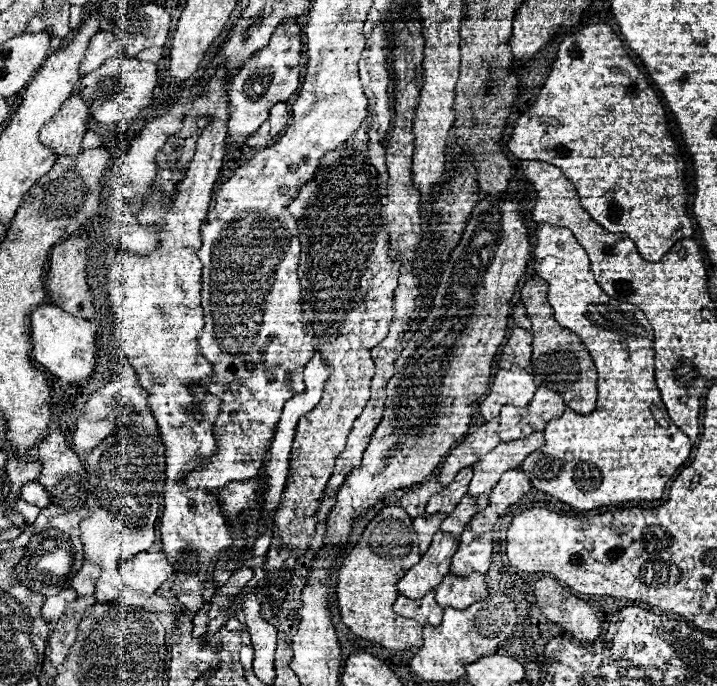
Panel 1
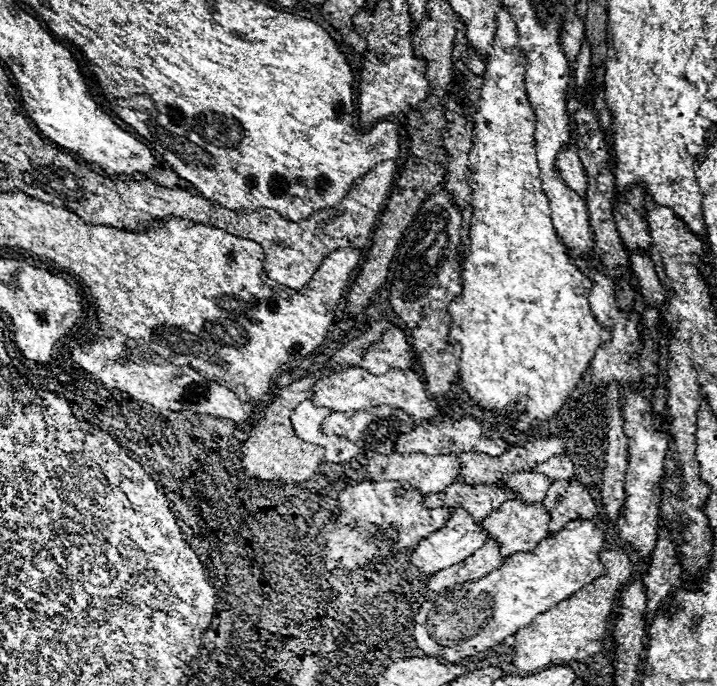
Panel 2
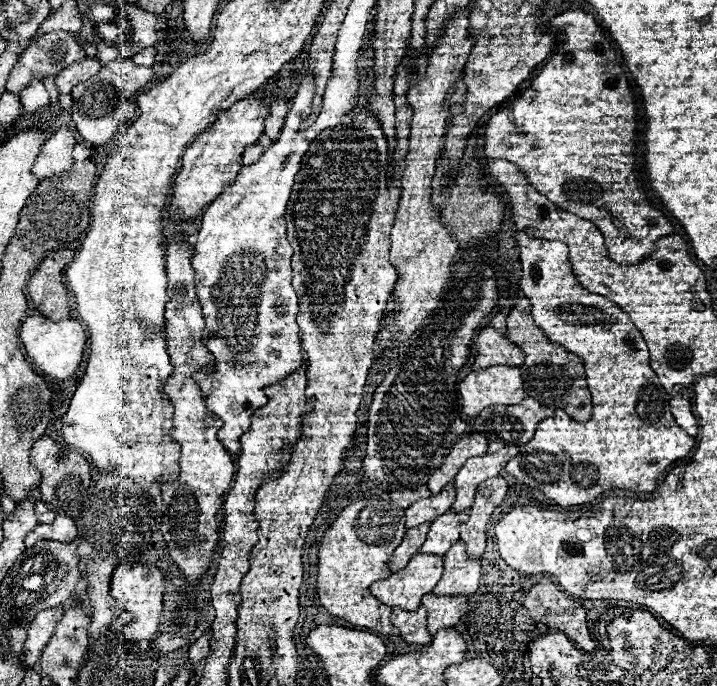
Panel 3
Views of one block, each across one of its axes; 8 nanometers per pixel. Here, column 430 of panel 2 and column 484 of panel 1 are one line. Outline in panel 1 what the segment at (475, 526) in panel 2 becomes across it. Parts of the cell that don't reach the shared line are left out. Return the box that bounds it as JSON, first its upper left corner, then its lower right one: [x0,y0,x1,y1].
[450,526,492,576]

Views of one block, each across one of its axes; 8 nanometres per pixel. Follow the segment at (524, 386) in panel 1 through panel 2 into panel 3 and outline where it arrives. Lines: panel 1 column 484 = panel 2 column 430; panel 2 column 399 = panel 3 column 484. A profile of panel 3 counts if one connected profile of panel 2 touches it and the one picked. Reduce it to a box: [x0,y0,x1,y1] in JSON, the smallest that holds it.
[458,366,526,416]

